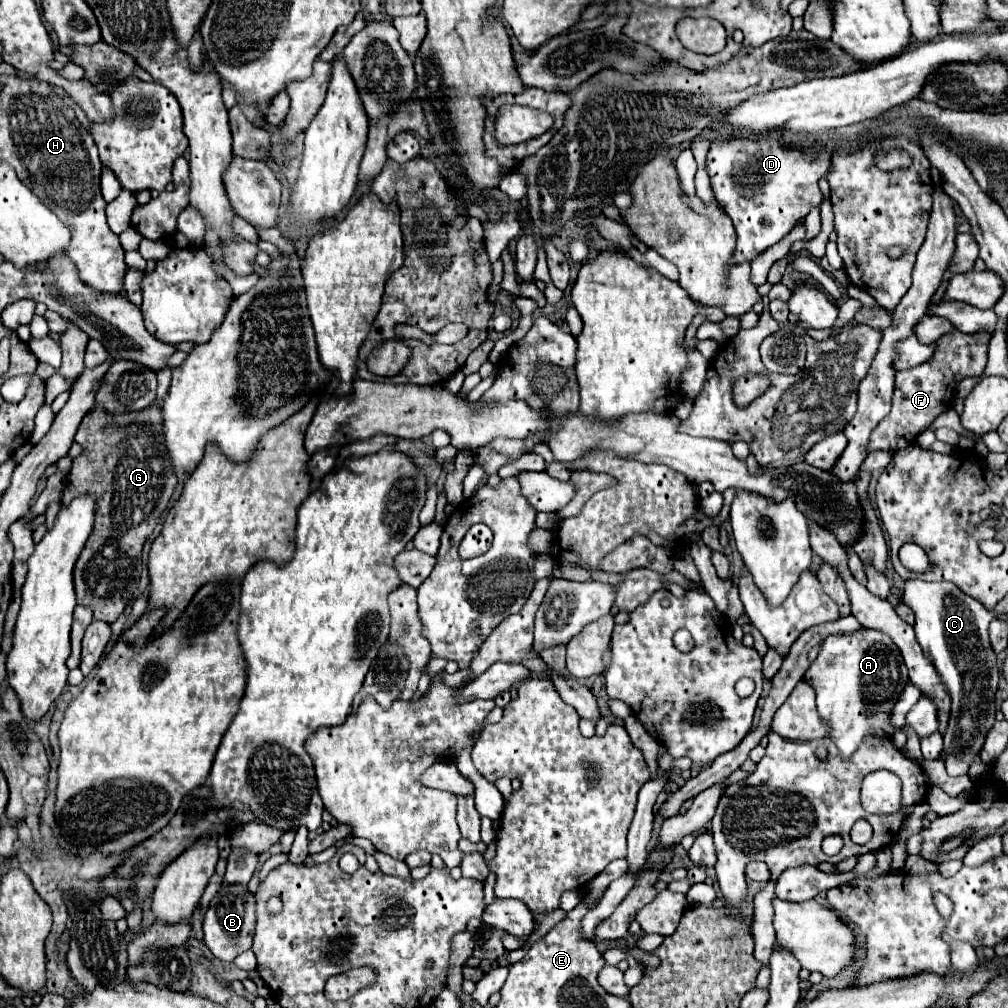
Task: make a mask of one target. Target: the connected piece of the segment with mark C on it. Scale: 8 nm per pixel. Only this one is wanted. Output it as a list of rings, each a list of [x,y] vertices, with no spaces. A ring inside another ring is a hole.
[[[908,579],[902,601],[916,613],[916,639],[920,641],[924,655],[938,669],[952,697],[950,721],[944,733],[944,753],[948,755],[946,771],[952,777],[966,775],[970,763],[984,745],[986,733],[994,725],[994,695],[1000,679],[996,653],[992,651],[988,637],[988,625],[994,619],[994,613],[984,609],[976,599],[964,595],[954,583]]]

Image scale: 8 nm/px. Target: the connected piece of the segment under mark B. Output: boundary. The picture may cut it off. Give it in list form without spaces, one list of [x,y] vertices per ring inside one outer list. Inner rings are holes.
[[[224,883],[220,891],[212,897],[210,907],[204,917],[204,943],[220,961],[234,961],[240,953],[252,947],[252,937],[256,929],[256,897],[246,885]]]

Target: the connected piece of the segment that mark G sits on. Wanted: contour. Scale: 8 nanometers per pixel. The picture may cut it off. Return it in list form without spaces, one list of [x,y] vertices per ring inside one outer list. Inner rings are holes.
[[[154,403],[154,407],[142,411],[108,415],[104,407],[96,405],[88,417],[82,419],[76,443],[80,443],[86,453],[72,461],[62,503],[68,505],[82,495],[90,495],[96,501],[94,529],[74,567],[76,599],[80,605],[94,609],[94,619],[114,623],[138,587],[144,541],[156,529],[178,483],[166,451],[162,407]],[[112,423],[116,423],[116,431],[104,433]]]

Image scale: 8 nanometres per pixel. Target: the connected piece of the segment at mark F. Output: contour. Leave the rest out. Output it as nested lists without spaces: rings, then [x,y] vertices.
[[[950,331],[936,341],[936,351],[926,363],[908,371],[896,373],[896,389],[892,399],[892,411],[872,431],[868,451],[898,451],[916,441],[916,437],[928,429],[928,425],[946,409],[952,407],[958,379],[978,377],[984,373],[988,363],[988,331],[960,333]]]

